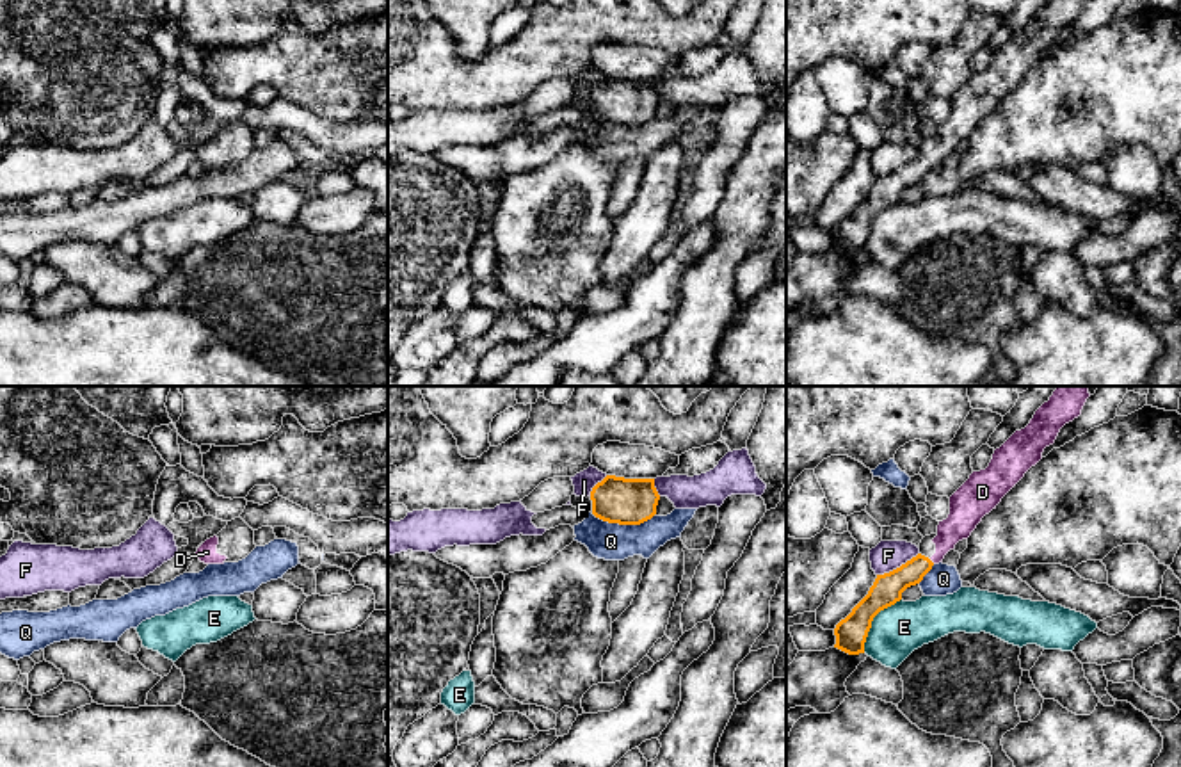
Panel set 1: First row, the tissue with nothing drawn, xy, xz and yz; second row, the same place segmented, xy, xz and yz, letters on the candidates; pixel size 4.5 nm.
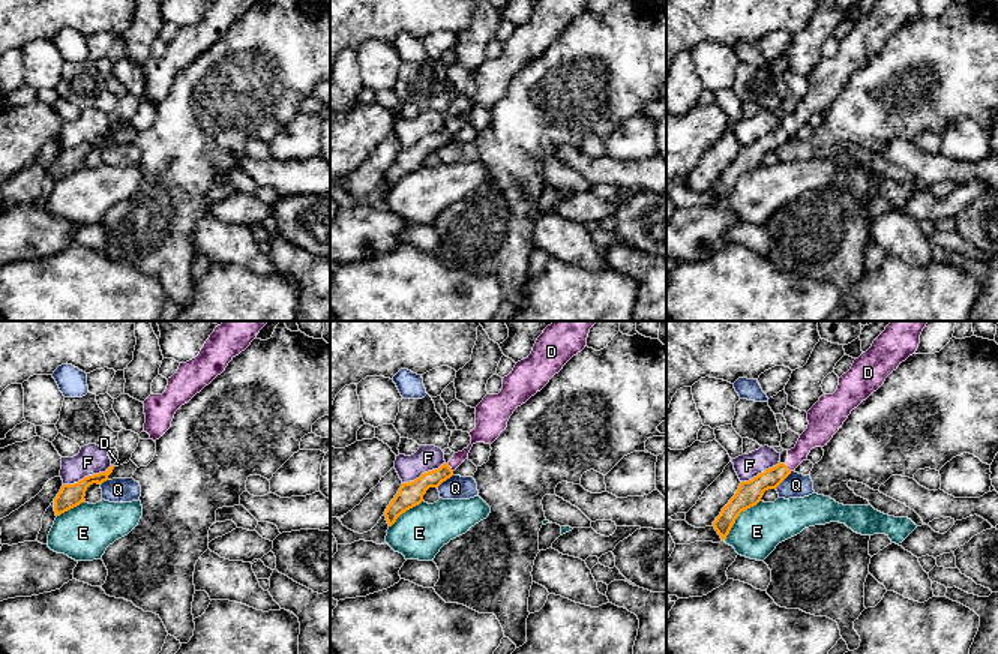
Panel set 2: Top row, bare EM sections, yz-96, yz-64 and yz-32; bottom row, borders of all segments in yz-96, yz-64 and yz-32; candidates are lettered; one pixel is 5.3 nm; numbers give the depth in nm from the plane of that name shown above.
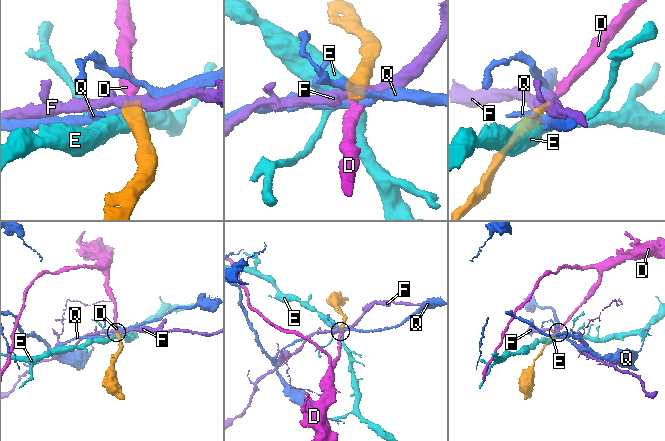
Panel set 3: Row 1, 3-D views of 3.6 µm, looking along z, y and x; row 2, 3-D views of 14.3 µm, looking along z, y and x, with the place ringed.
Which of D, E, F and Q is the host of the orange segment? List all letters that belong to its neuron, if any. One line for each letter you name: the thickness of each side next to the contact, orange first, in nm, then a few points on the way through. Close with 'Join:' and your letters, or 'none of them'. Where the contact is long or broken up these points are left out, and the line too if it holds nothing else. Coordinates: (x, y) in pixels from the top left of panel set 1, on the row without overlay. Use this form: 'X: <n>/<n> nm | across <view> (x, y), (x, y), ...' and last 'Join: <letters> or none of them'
D: 140/140 nm | across yz (888, 189), (931, 162), (963, 120)
Join: D

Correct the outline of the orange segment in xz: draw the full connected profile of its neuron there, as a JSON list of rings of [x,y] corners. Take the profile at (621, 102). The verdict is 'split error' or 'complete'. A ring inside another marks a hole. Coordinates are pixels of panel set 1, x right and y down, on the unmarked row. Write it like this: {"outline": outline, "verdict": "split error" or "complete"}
{"outline": [[[607,77],[590,93],[592,116],[608,125],[640,126],[656,116],[655,80]]], "verdict": "complete"}

